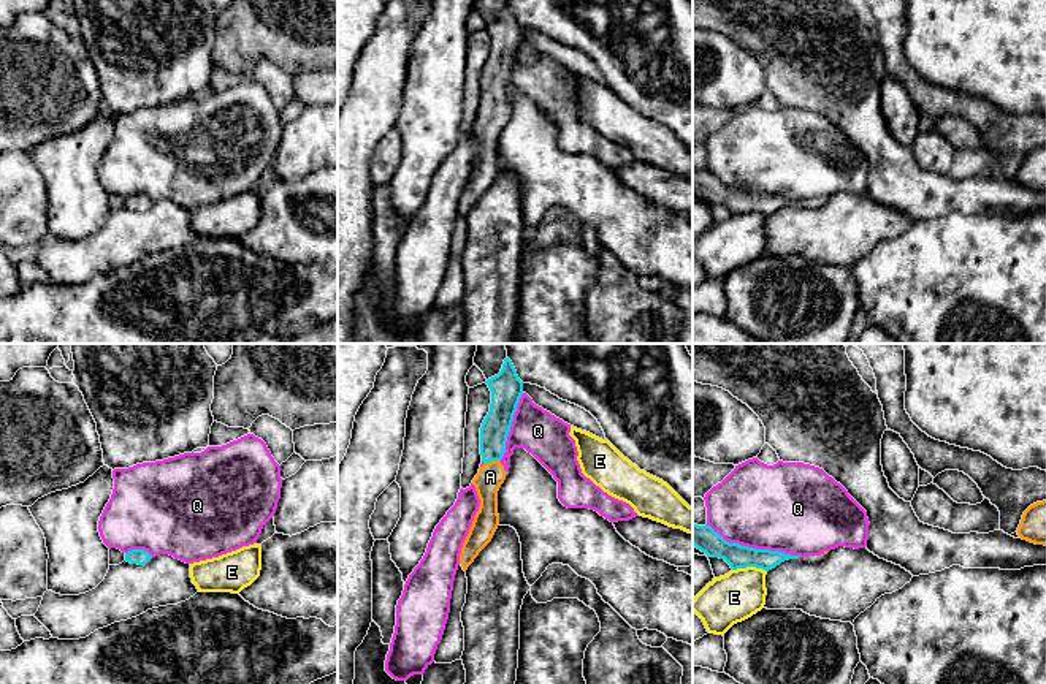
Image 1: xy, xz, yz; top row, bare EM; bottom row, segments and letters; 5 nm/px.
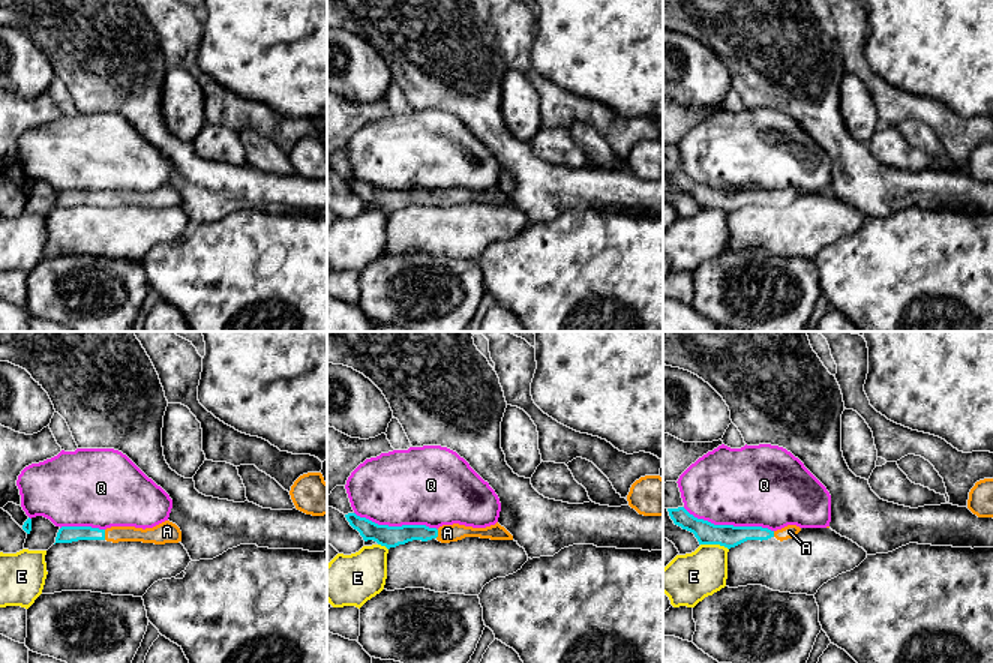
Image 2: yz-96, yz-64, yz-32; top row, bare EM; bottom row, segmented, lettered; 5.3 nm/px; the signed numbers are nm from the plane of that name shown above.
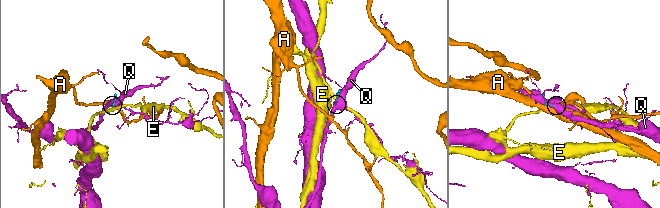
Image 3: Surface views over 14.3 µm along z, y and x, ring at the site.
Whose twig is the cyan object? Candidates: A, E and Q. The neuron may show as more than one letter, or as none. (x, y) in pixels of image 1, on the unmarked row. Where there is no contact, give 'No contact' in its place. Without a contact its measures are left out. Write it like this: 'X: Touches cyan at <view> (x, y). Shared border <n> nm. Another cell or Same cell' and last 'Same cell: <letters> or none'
A: Touches cyan at xz (492, 105). Shared border 90 nm. Same cell
E: Touches cyan at yz (750, 211). Shared border 180 nm. Another cell
Q: Touches cyan at yz (753, 193). Shared border 500 nm. Another cell
Same cell: A

